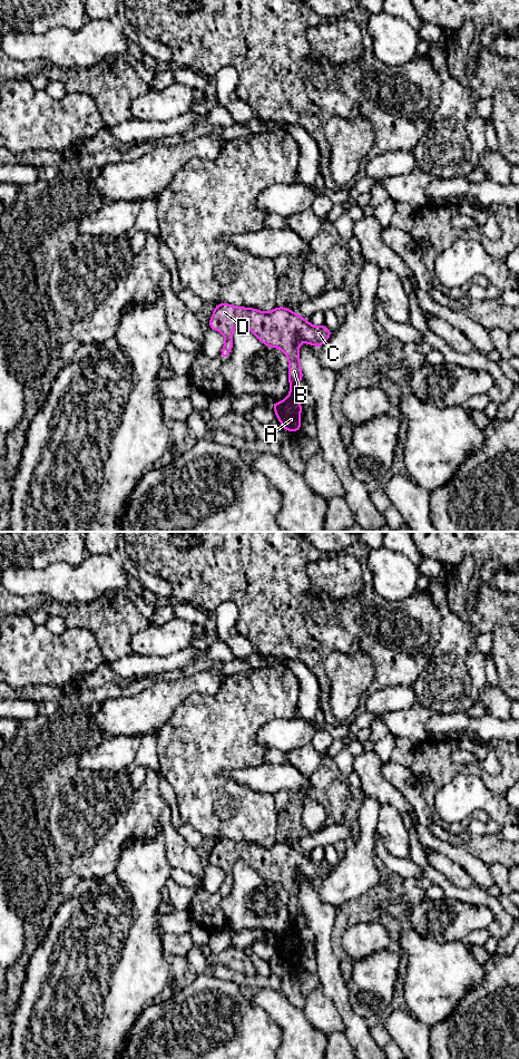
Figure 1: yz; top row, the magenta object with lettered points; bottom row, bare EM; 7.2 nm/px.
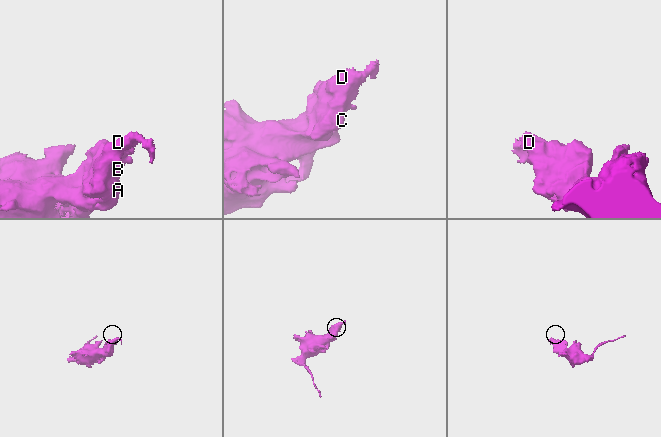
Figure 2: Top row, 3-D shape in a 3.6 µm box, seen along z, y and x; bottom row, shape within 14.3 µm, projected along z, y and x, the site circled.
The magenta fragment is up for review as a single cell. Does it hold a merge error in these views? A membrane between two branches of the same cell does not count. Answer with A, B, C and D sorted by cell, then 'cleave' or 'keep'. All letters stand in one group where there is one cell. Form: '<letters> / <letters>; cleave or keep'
A B C D; keep

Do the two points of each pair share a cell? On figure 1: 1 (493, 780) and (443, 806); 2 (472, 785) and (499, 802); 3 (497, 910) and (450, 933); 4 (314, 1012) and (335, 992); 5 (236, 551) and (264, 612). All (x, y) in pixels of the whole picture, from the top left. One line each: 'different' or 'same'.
1: different
2: same
3: different
4: different
5: same

